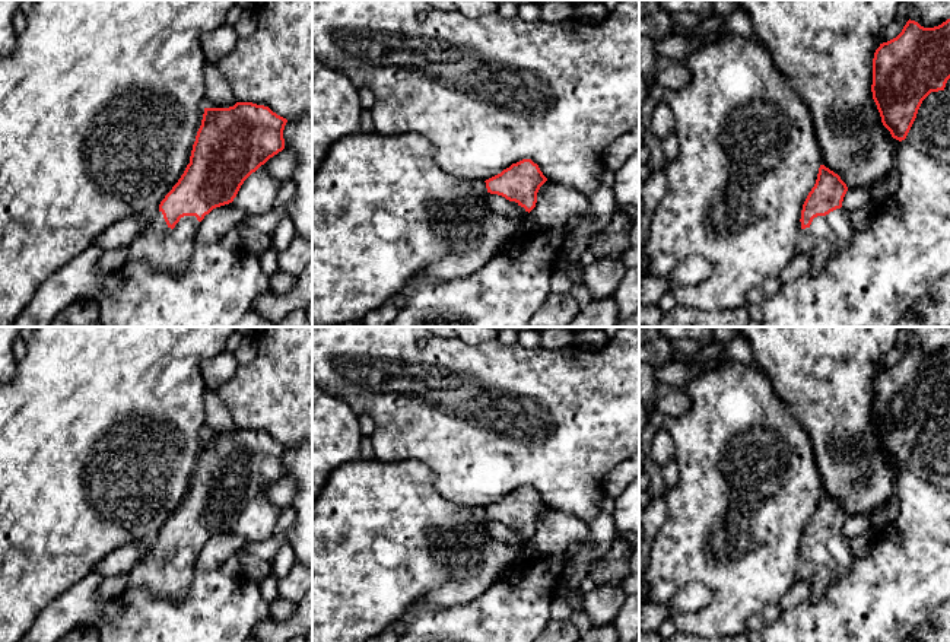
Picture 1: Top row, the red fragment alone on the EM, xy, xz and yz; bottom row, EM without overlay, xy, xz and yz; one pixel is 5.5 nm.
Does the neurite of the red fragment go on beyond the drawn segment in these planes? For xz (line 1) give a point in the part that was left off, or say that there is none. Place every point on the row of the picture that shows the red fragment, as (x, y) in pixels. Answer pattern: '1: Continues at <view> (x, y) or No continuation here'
1: No continuation here

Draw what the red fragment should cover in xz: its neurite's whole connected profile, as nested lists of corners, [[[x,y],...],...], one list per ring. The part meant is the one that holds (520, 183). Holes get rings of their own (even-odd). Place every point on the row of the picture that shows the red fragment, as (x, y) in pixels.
[[[522,159],[484,182],[487,193],[515,201],[530,213],[536,207],[537,193],[546,181],[547,178],[537,163]]]

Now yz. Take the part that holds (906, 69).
[[[950,19],[934,28],[924,28],[908,20],[902,32],[880,44],[873,58],[873,99],[883,125],[892,137],[906,139],[922,101],[931,93],[944,90],[950,79]]]

